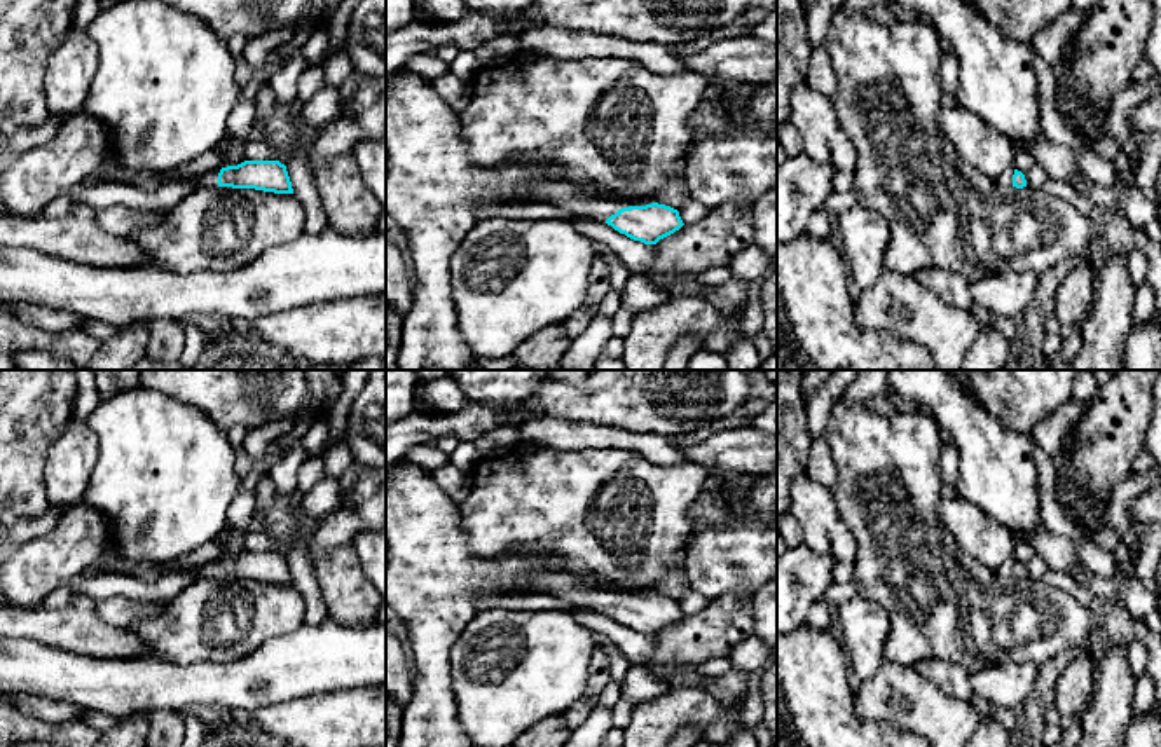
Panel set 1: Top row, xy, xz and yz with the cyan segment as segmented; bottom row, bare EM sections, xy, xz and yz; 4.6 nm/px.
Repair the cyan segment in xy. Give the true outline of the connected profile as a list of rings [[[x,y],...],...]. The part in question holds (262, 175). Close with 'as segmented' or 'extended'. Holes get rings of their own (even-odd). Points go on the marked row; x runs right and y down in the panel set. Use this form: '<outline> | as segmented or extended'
[[[244,161],[196,178],[196,188],[255,188],[274,194],[293,194],[286,166],[279,161]]] | extended

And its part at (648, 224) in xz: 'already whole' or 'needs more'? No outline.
needs more

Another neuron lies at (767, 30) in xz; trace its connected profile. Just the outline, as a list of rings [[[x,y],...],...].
[[[777,9],[752,28],[751,33],[761,42],[777,44]]]

